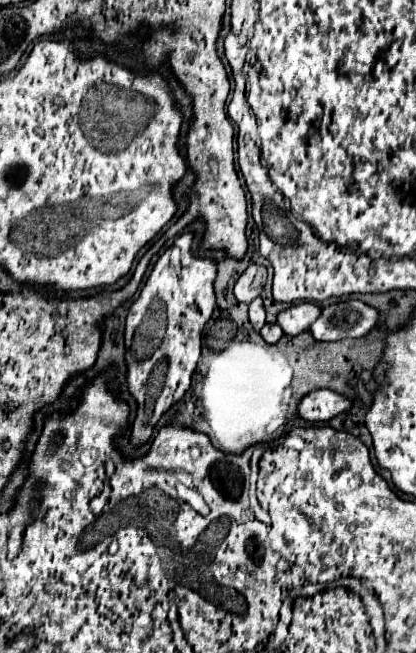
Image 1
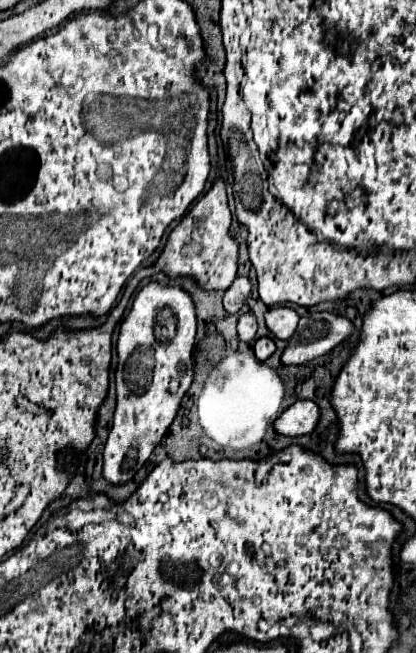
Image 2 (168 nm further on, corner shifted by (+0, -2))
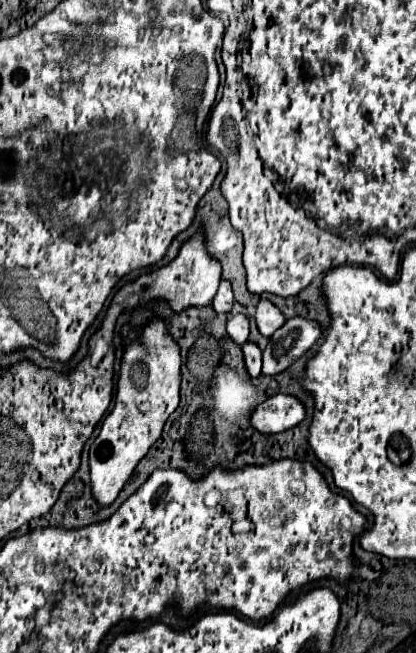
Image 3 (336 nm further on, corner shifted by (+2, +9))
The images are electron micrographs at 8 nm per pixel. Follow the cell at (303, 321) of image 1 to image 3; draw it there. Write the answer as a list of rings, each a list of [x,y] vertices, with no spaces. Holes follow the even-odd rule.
[[[261,300],[257,304],[255,320],[257,320],[257,328],[263,336],[271,336],[279,326],[285,324],[285,318],[283,318],[281,310],[275,304],[271,304],[269,300]]]

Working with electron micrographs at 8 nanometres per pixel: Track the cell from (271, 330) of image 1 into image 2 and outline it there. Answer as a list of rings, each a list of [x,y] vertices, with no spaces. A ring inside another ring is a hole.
[[[259,337],[255,341],[255,355],[259,361],[265,361],[273,353],[275,353],[275,343],[271,337]]]

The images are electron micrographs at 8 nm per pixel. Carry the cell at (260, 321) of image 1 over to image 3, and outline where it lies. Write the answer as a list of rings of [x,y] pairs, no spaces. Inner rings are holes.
[[[235,314],[229,322],[227,322],[227,336],[243,346],[247,342],[247,336],[249,336],[249,320],[243,316],[243,314]]]

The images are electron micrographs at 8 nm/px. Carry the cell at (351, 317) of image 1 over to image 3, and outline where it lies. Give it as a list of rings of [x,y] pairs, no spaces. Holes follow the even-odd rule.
[[[295,316],[287,320],[271,338],[263,350],[263,374],[273,376],[287,370],[299,360],[321,336],[317,322]]]

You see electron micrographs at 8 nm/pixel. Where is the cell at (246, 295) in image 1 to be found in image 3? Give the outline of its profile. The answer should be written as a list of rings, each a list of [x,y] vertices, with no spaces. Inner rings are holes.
[[[223,280],[215,298],[213,298],[213,310],[217,314],[227,314],[231,310],[233,302],[235,300],[233,300],[233,292],[231,292],[231,284],[227,284],[227,280]]]

